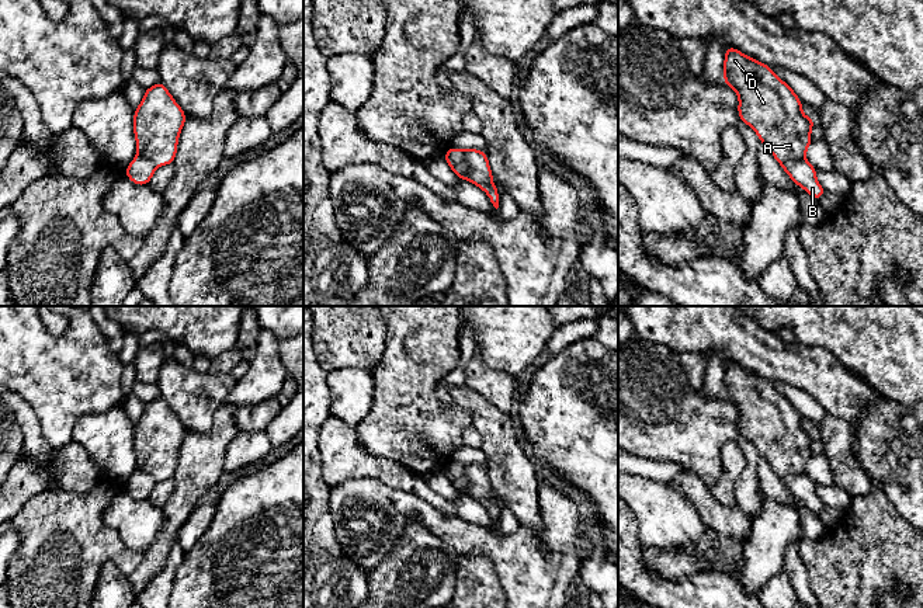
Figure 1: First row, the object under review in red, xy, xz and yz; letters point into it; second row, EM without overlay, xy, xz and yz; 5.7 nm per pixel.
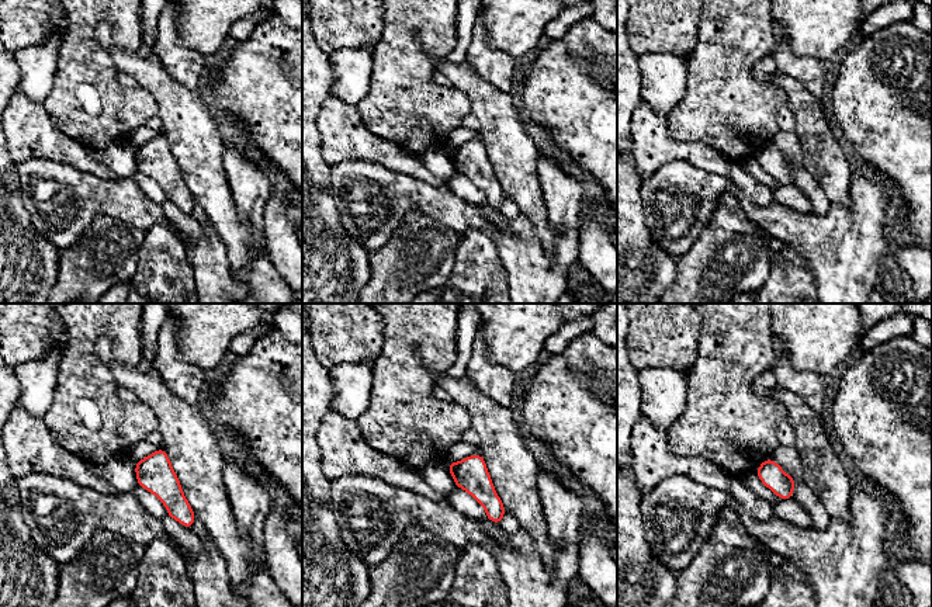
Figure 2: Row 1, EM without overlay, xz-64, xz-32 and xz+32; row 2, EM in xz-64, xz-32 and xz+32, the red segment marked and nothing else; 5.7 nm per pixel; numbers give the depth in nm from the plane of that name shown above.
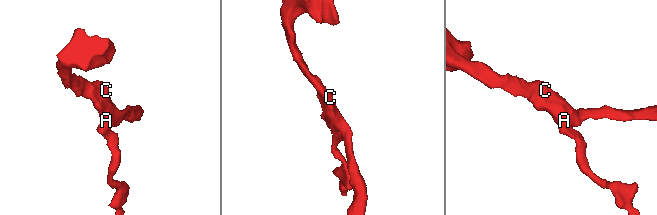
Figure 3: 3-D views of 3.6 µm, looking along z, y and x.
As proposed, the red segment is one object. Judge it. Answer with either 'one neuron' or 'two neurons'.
two neurons

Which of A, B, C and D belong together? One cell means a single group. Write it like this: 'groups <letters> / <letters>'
groups A C D / B

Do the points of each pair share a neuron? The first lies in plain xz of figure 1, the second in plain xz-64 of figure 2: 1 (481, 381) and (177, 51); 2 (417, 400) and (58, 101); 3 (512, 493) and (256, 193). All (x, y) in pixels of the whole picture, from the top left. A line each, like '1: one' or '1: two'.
1: one
2: one
3: two

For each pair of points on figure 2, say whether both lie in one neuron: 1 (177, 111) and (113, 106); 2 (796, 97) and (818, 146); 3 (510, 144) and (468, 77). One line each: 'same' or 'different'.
1: different
2: same
3: same

